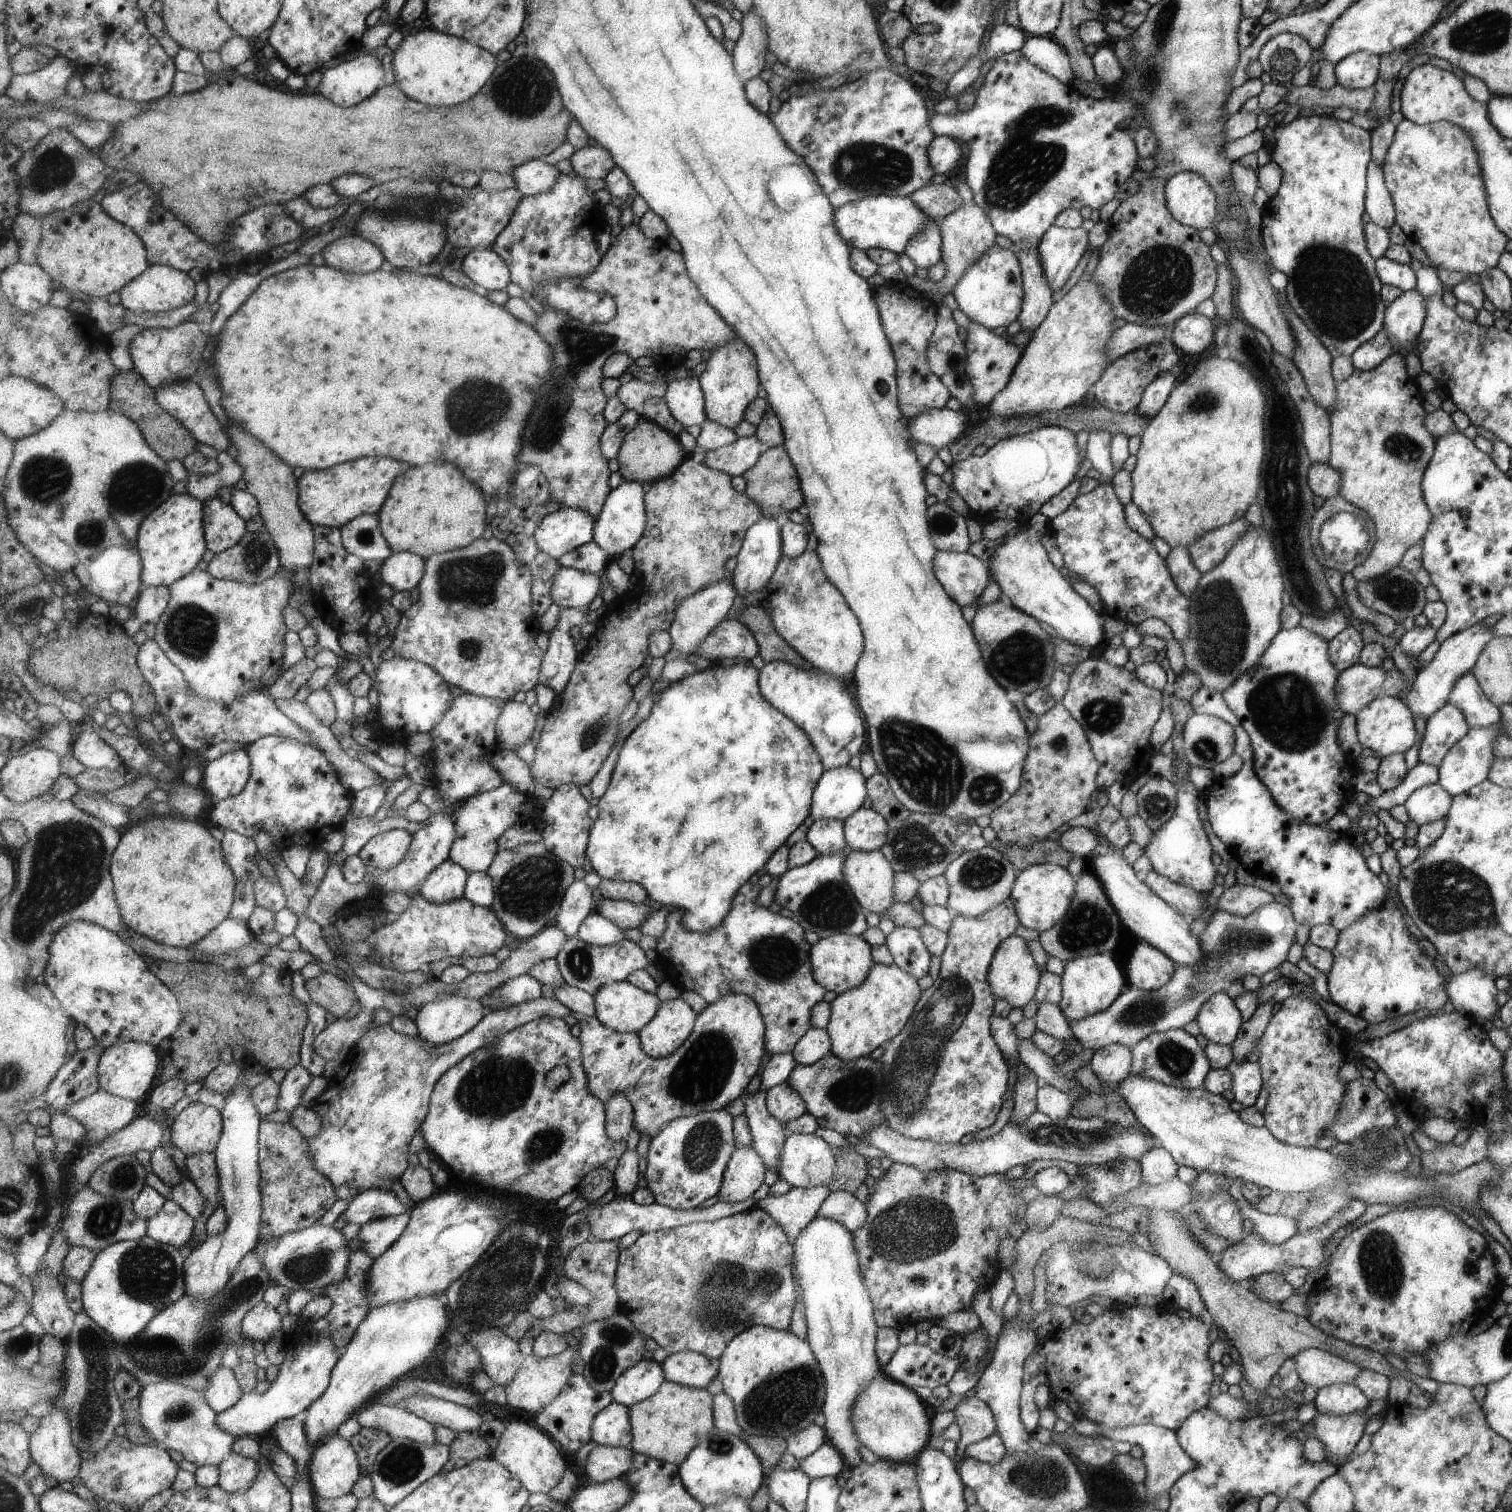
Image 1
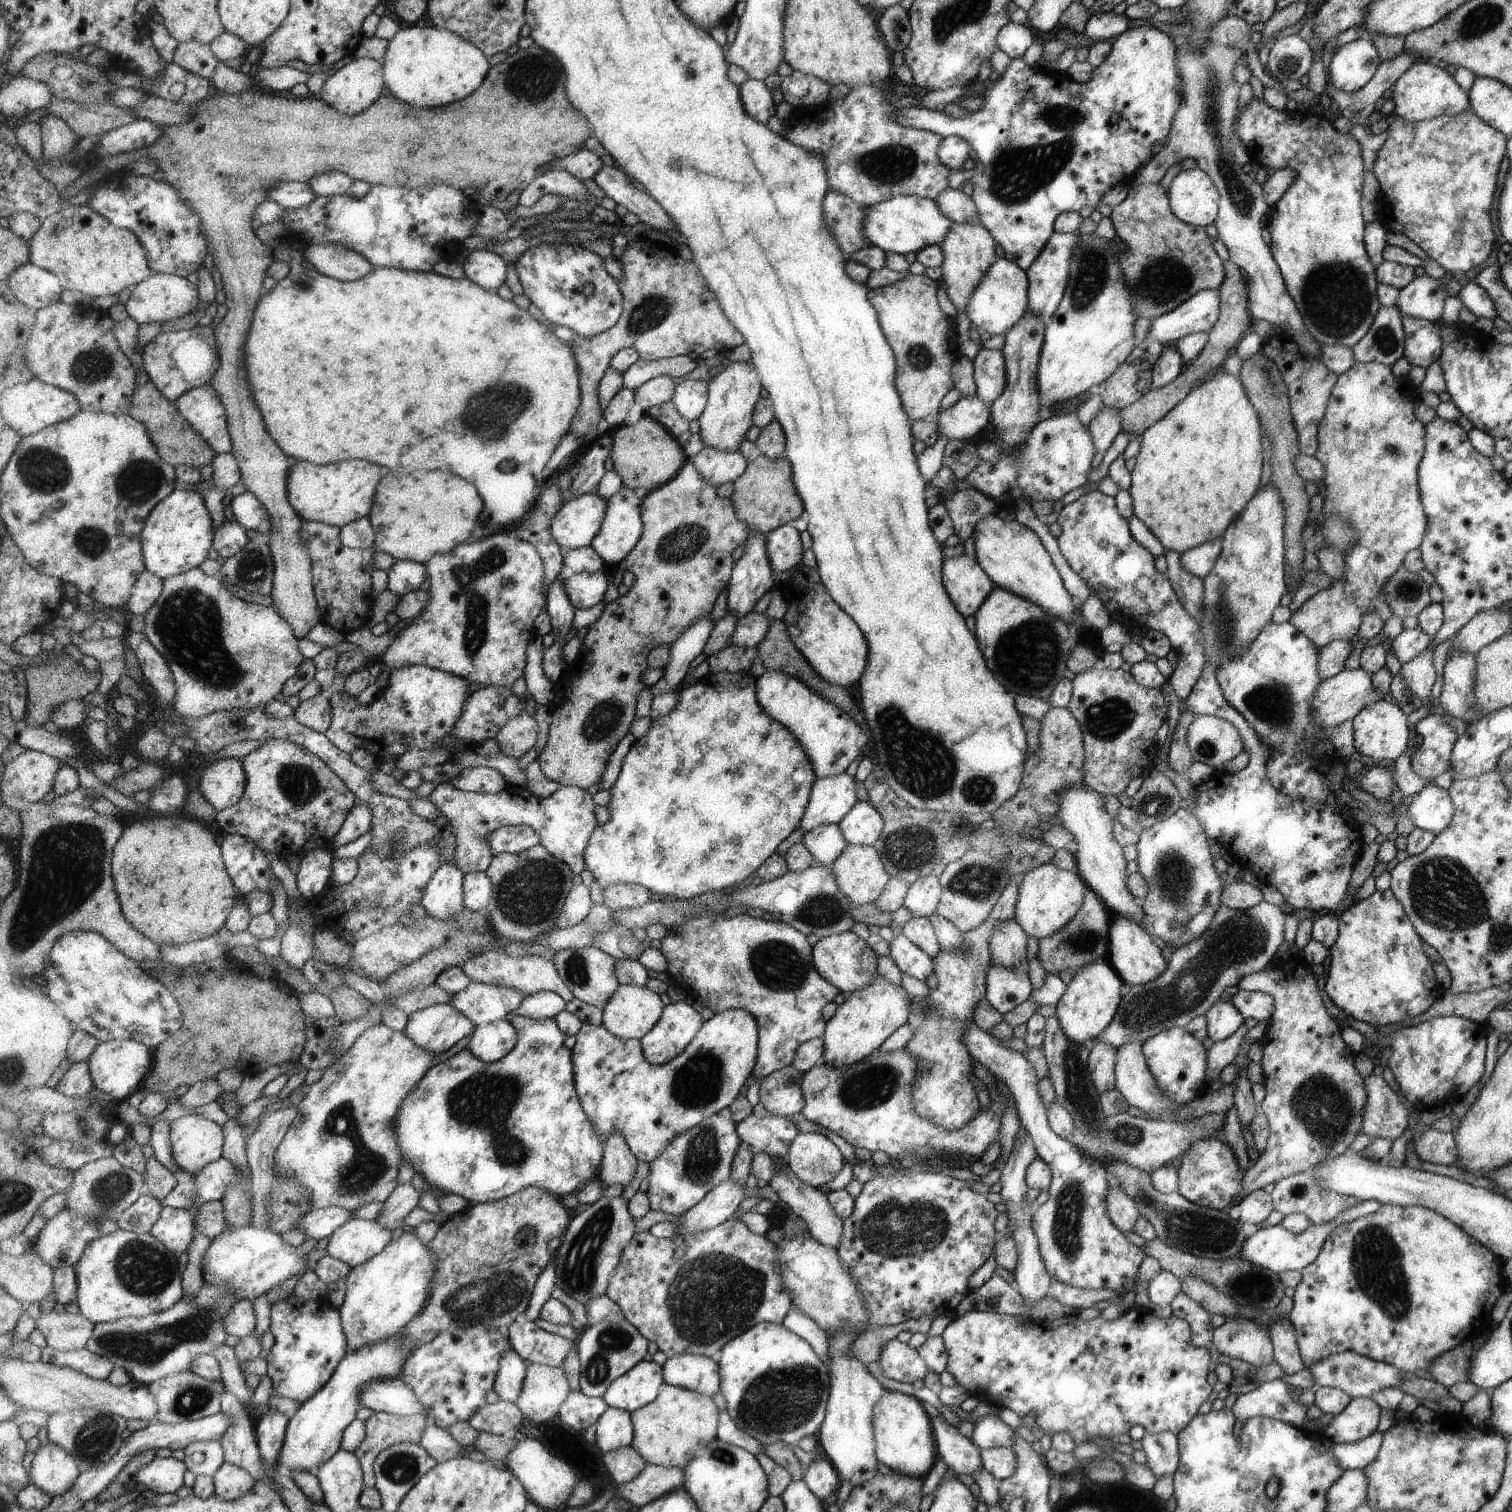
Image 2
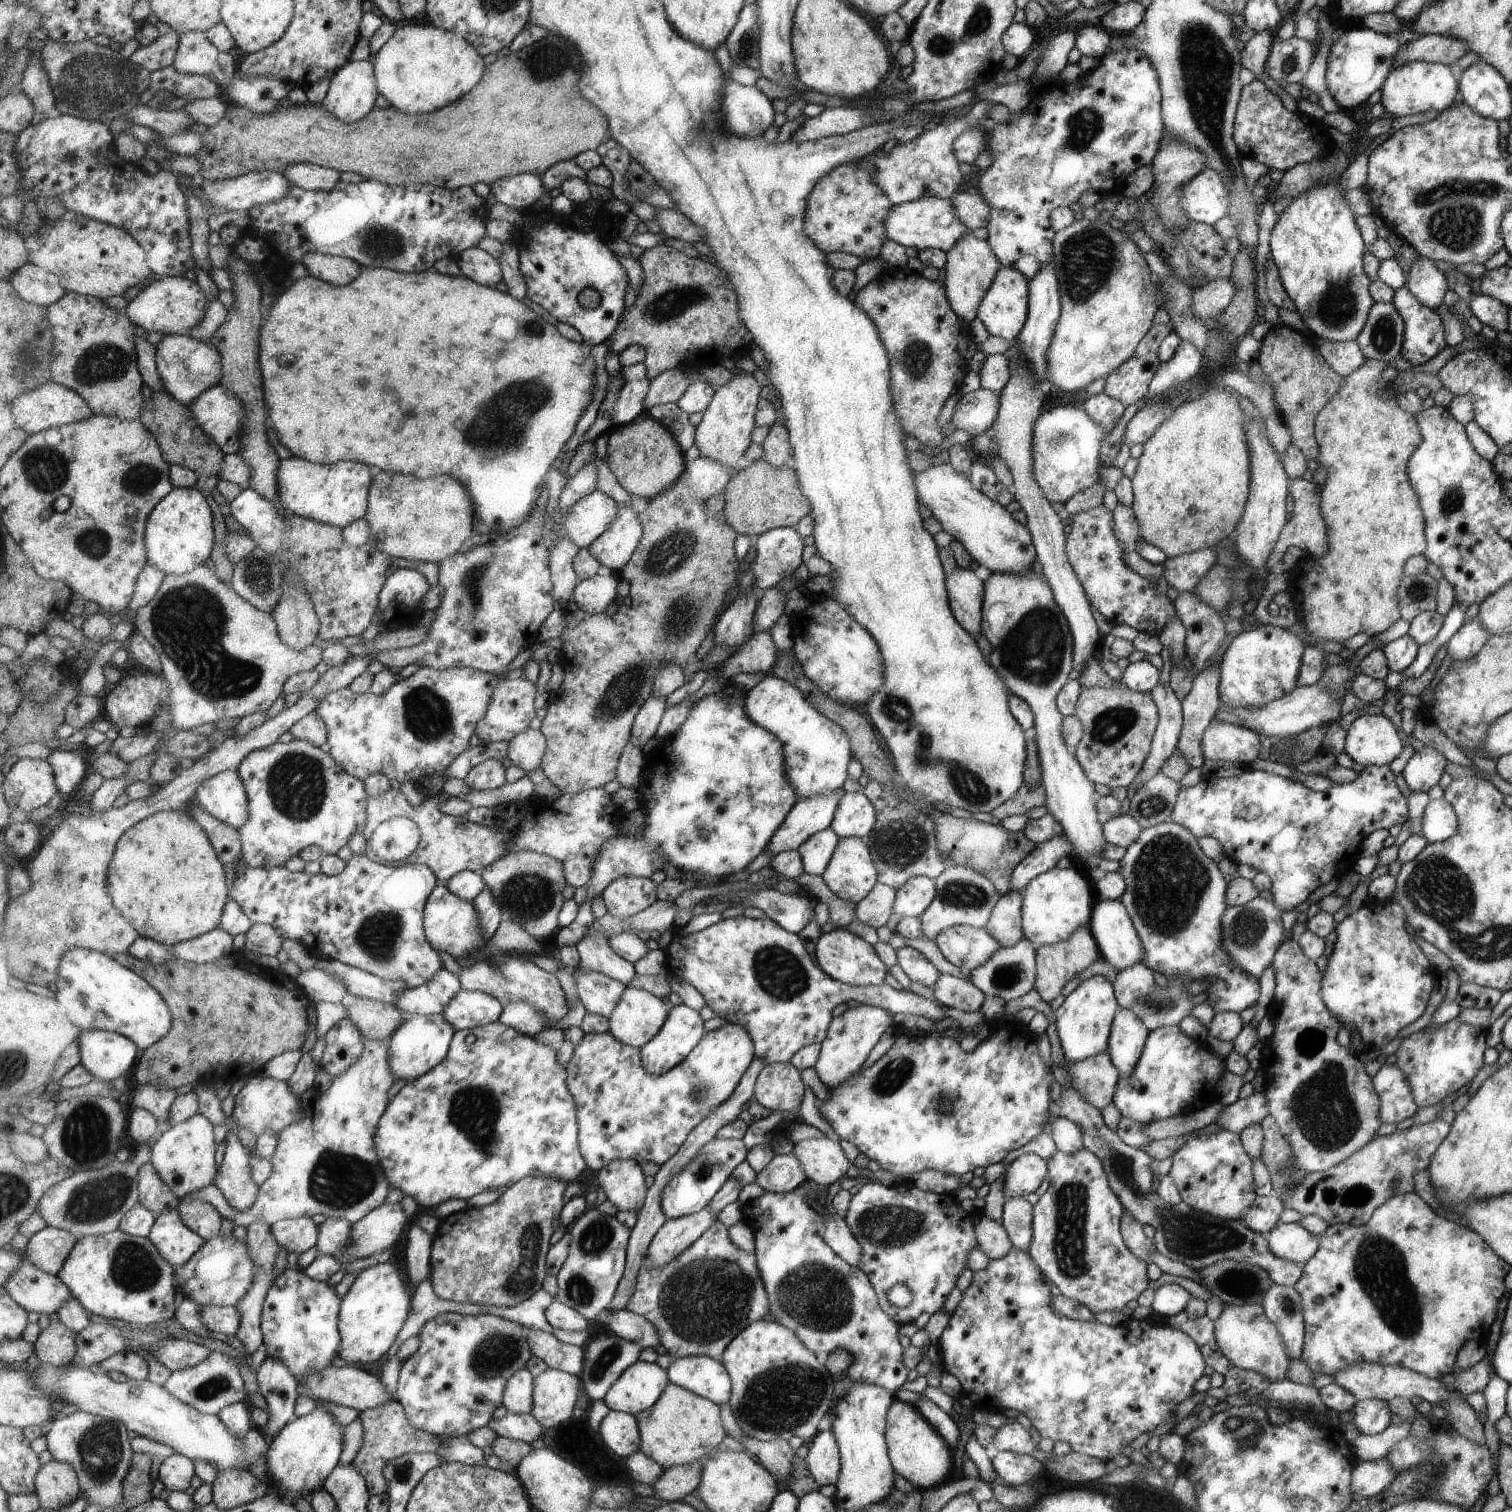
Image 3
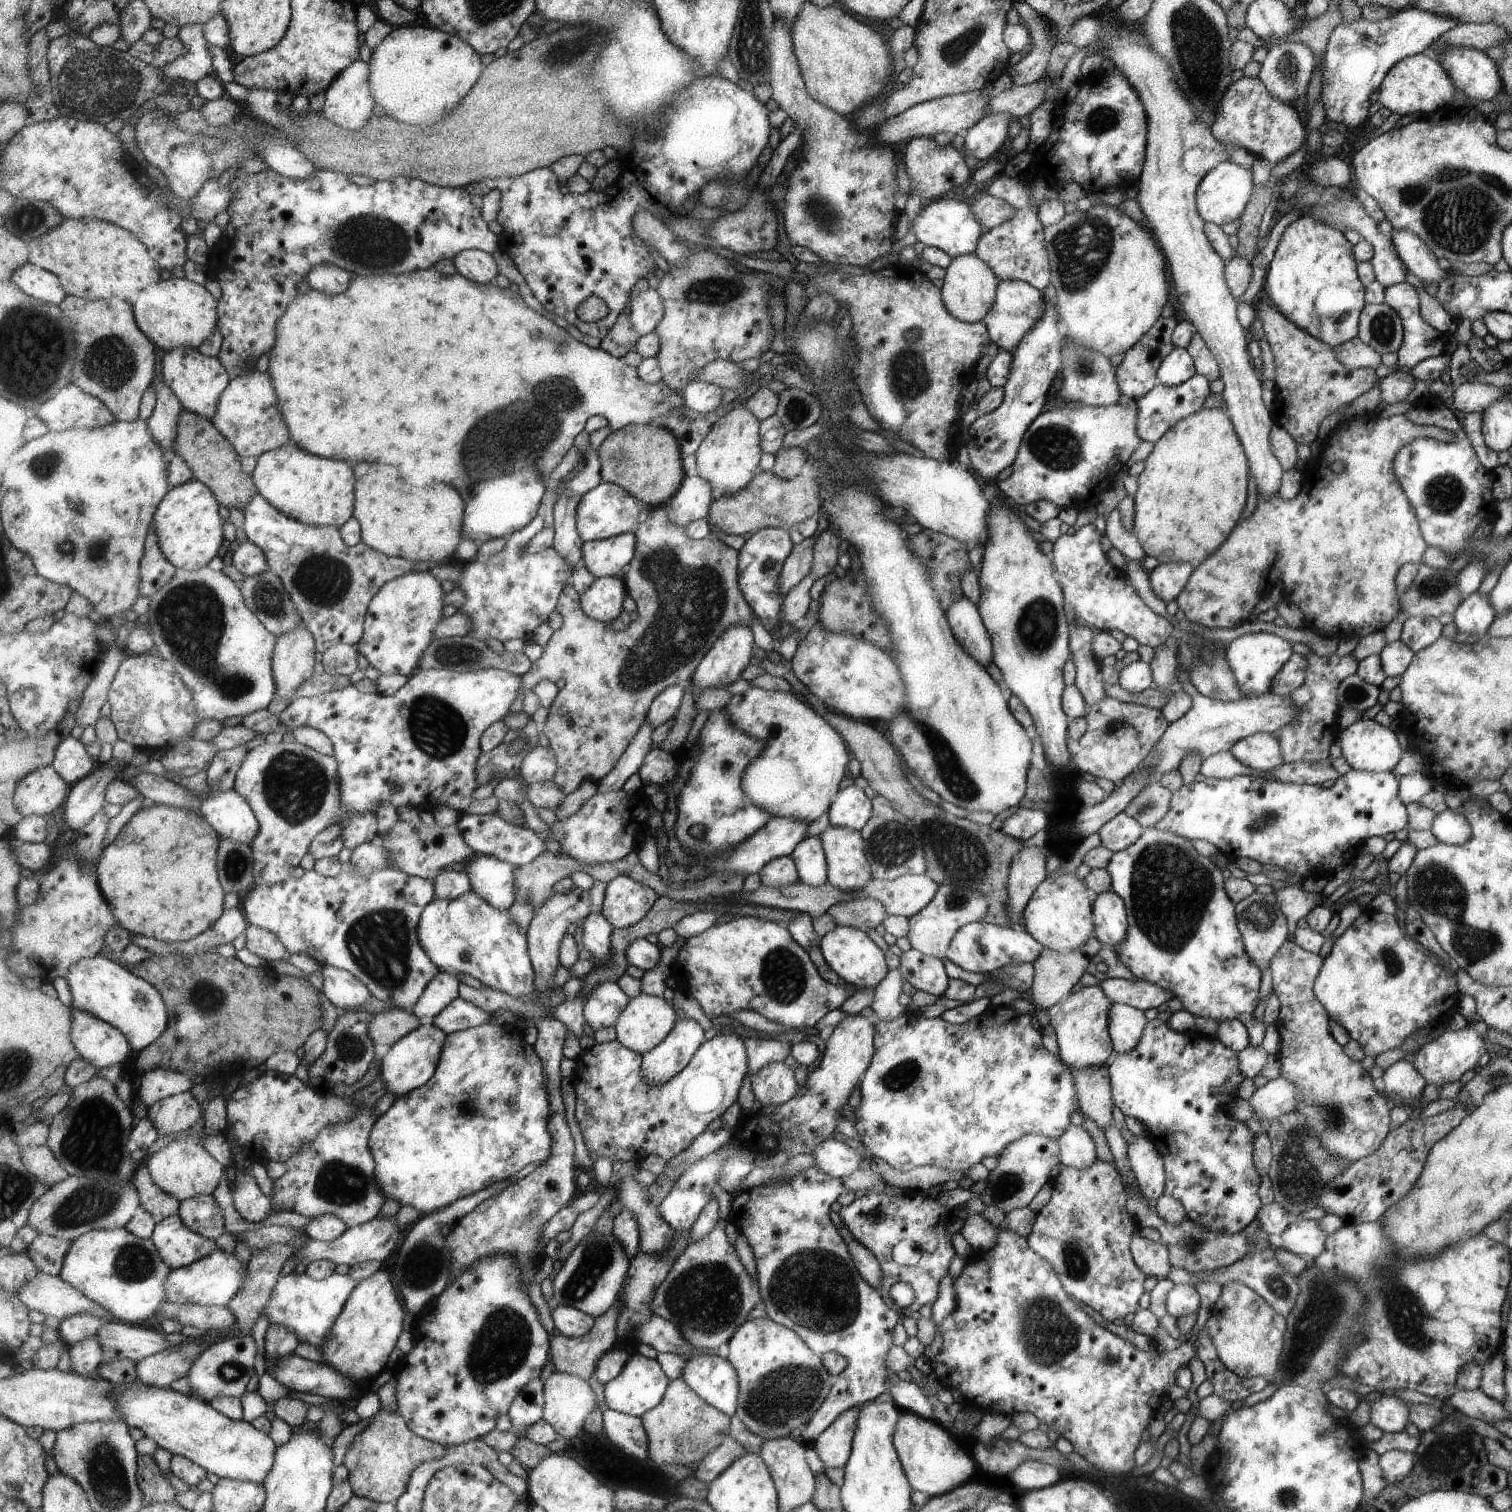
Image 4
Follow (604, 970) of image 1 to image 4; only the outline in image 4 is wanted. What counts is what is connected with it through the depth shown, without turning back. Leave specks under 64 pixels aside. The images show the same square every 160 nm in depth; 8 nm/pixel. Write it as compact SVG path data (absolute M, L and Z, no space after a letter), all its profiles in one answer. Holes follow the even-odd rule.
M617 981L597 985L584 1004L587 1024L594 1032L615 1027L631 999L621 990Z

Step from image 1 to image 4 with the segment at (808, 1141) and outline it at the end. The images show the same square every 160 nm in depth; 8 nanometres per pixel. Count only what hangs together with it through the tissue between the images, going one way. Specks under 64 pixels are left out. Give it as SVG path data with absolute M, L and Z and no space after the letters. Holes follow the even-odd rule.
M831 1139L821 1143L810 1155L814 1160L813 1167L824 1172L824 1175L841 1178L857 1170L859 1156L855 1151L849 1146L843 1146L843 1142Z

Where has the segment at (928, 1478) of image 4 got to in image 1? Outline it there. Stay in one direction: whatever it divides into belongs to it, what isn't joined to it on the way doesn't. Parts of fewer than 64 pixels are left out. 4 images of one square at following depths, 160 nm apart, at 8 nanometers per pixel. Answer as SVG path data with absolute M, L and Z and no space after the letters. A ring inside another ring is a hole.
M882 1370L858 1394L850 1419L862 1445L879 1459L913 1462L927 1444L929 1418L913 1390L883 1374Z

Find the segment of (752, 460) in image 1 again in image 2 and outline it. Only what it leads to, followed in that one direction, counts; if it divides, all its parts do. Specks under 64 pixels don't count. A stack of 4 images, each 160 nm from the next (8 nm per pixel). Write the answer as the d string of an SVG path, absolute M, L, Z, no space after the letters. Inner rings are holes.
M705 447L693 457L699 472L716 487L734 483L746 470L749 462L743 450L722 451L715 447Z

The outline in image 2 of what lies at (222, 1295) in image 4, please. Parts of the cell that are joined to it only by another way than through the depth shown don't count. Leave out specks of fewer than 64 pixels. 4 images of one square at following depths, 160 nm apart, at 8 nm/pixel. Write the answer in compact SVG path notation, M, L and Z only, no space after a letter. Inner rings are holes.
M247 1225L223 1231L213 1239L203 1255L202 1267L207 1283L232 1287L239 1301L253 1300L285 1279L303 1272L307 1266L307 1256L309 1254L302 1254L299 1248L285 1244L278 1232Z

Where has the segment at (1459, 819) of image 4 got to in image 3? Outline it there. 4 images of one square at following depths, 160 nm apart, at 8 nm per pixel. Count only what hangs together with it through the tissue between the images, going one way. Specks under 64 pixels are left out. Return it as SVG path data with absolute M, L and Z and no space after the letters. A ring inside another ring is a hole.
M1443 798L1429 799L1421 815L1422 834L1428 843L1448 839L1458 828L1454 808Z

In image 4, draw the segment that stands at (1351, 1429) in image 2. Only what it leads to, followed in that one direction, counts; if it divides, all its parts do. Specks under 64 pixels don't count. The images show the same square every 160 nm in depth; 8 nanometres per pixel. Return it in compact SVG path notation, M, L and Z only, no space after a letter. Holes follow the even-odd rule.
M1381 1393L1381 1398L1370 1406L1370 1421L1384 1433L1398 1433L1407 1426L1409 1405L1395 1395Z

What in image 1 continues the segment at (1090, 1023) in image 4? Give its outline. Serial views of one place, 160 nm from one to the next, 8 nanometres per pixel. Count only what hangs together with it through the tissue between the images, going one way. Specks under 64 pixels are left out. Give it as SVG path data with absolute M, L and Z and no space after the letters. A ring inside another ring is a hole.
M1109 952L1065 961L1060 977L1061 996L1057 1006L1067 1021L1078 1021L1105 1010L1118 998L1117 994L1125 984L1125 978L1117 964L1109 958Z

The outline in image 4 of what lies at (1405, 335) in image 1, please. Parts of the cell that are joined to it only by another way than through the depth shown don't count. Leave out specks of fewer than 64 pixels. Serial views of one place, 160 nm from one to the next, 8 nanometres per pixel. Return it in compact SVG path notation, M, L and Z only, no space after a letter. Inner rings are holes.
M1392 229L1391 242L1406 268L1421 282L1439 282L1447 273L1437 265L1437 257L1414 232Z

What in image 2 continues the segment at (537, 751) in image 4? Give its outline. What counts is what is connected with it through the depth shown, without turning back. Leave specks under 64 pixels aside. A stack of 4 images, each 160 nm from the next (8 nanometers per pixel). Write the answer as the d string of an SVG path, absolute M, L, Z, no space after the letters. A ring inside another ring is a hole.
M523 711L512 718L496 736L496 740L506 755L521 758L527 754L539 740L539 724L534 716Z

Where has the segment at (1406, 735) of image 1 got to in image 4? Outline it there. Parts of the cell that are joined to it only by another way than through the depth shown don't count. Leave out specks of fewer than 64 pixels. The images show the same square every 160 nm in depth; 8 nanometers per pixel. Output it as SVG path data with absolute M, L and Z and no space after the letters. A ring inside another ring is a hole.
M1359 719L1342 729L1340 749L1343 760L1358 771L1388 771L1401 758L1395 734L1373 719Z

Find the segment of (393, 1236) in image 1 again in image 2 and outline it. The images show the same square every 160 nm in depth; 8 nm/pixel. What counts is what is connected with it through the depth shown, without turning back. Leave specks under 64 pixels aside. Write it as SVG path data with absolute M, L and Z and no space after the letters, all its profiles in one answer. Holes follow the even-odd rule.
M349 1219L333 1231L326 1250L354 1268L383 1252L391 1238L393 1231L375 1219Z

